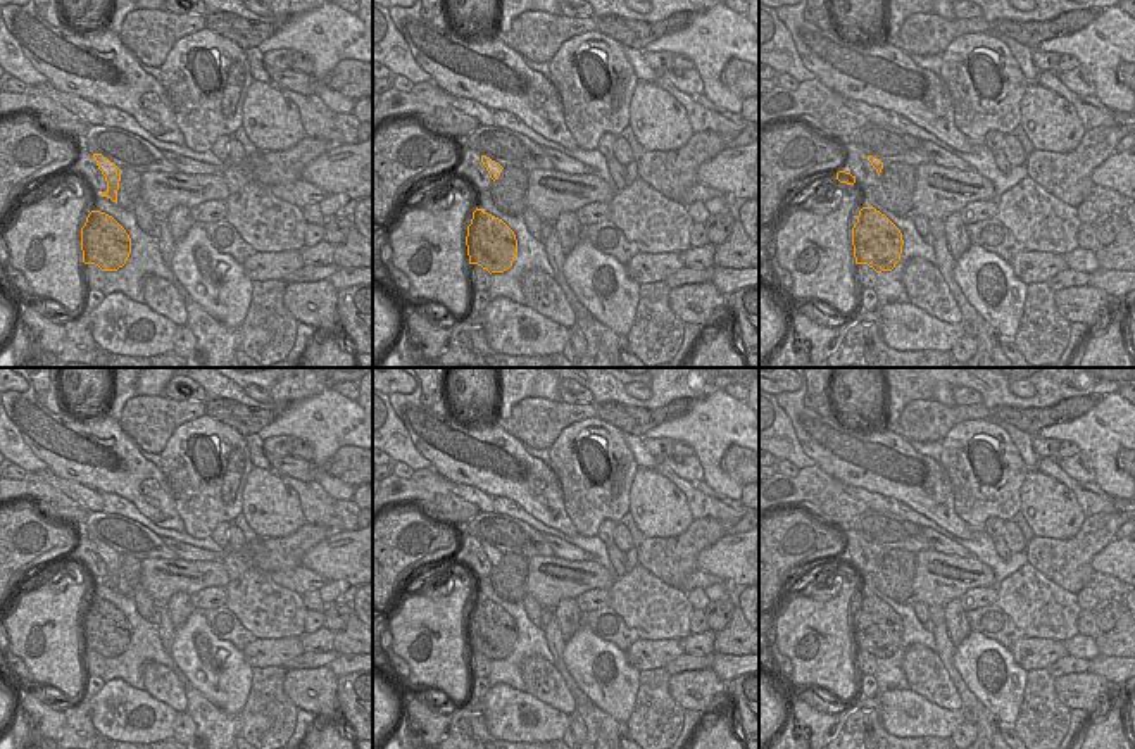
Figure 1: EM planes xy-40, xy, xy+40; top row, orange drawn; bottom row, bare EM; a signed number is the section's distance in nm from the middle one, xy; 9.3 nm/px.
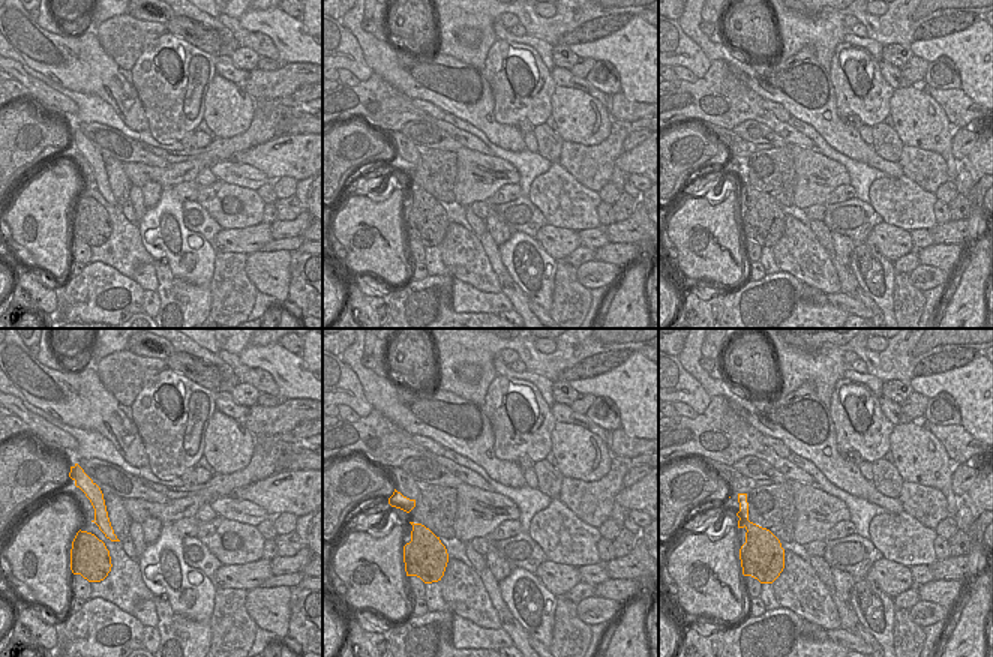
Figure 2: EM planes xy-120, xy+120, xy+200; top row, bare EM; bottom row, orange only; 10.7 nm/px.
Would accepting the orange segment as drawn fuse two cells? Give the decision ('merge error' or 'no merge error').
merge error

